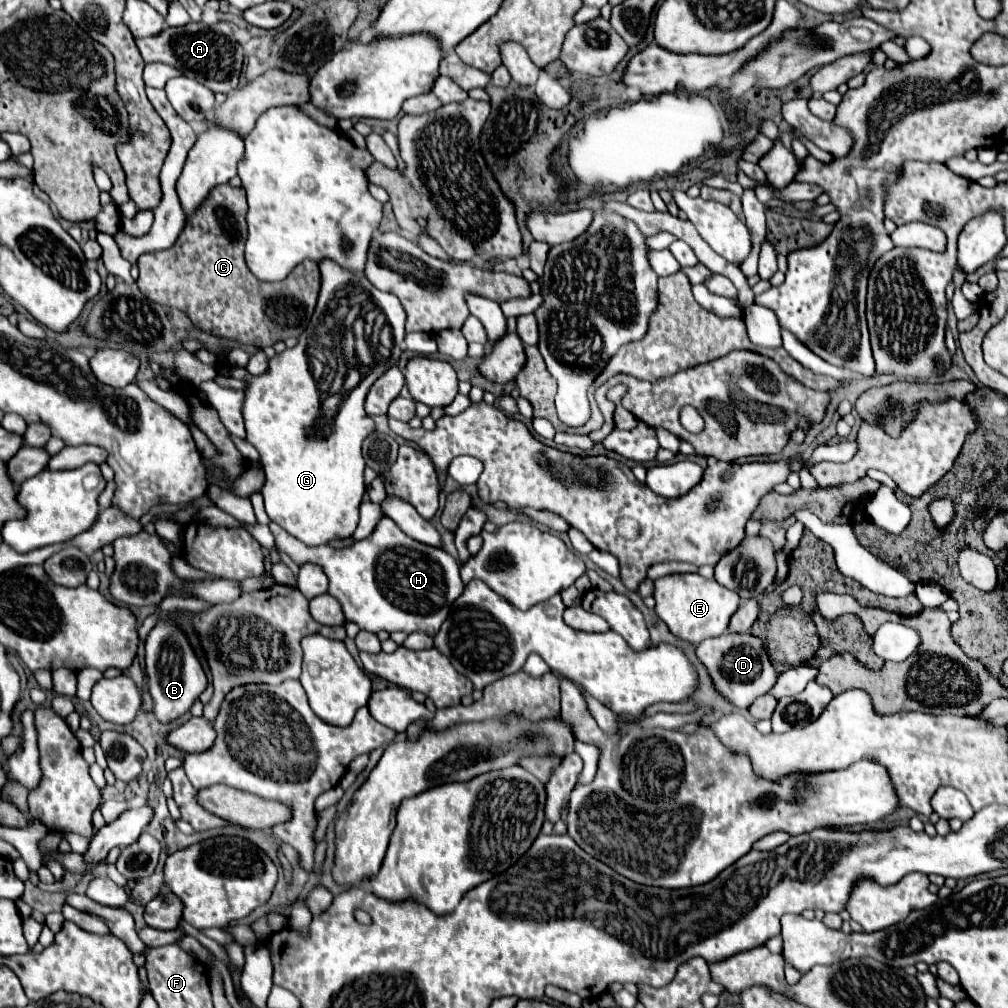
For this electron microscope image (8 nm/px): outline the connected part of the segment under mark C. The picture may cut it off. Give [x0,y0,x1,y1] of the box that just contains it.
[136,183,320,349]

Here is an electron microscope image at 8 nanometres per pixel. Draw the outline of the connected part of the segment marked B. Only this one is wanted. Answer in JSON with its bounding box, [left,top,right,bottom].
[146,623,208,723]

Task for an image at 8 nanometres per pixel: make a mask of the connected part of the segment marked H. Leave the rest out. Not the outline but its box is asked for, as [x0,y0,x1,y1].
[270,517,462,635]

